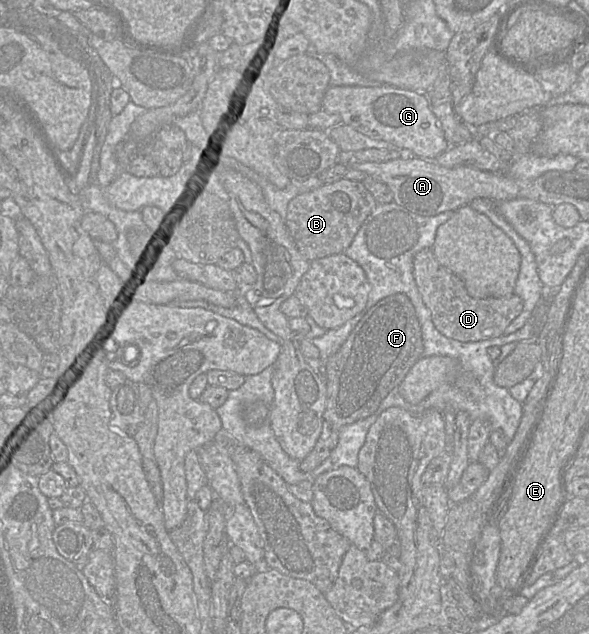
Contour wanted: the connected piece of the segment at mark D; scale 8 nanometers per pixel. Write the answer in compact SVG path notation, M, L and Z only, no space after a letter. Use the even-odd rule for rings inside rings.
M432 248L422 249L414 256L413 276L424 303L431 311L435 327L446 337L461 342L502 335L523 309L523 300L515 293L503 297L470 296L461 278L438 262Z

